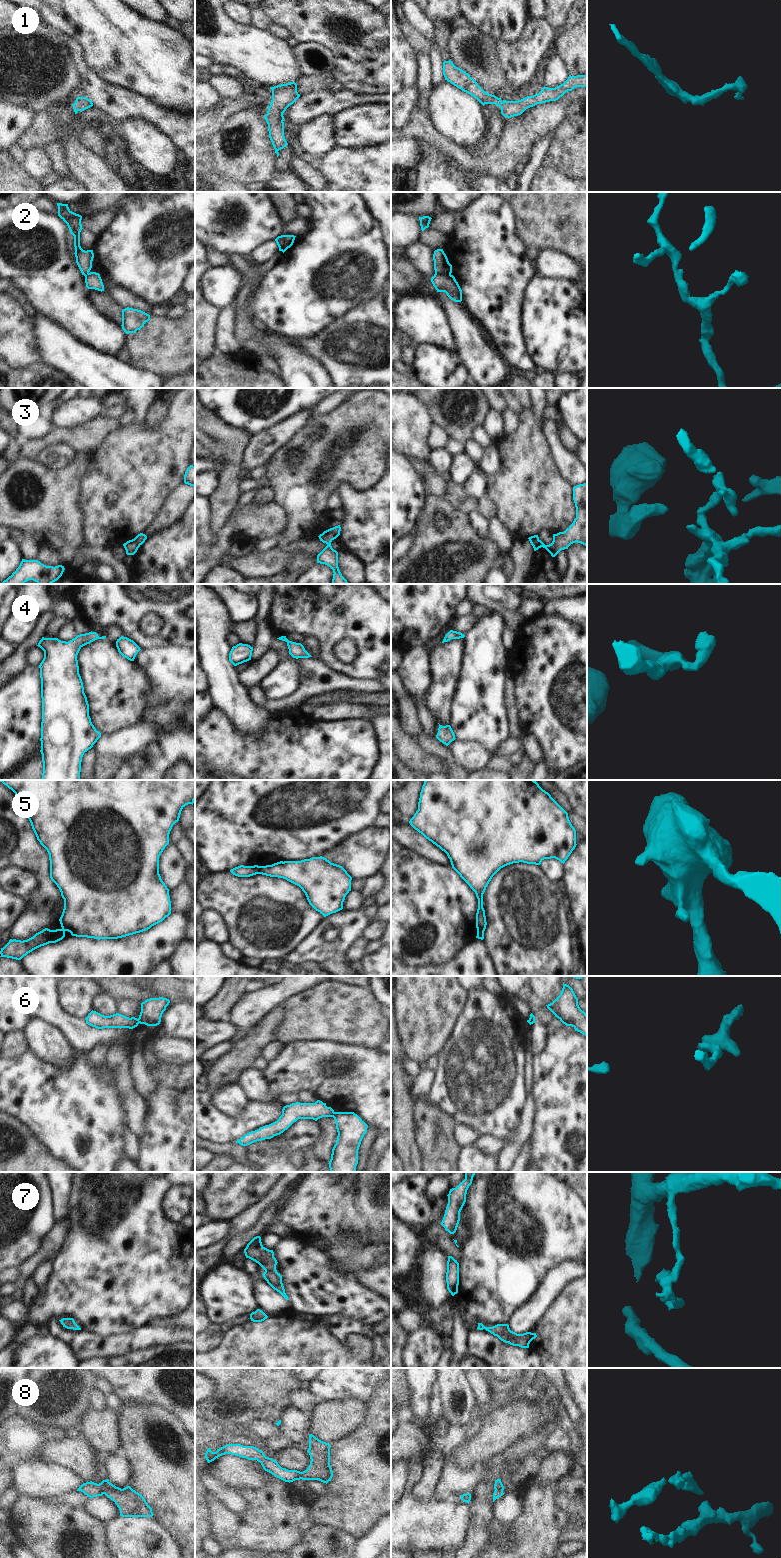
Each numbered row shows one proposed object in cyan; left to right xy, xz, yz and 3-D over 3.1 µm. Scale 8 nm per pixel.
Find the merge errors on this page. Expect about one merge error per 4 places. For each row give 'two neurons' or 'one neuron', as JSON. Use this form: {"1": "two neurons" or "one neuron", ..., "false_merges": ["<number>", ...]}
{"1": "one neuron", "2": "two neurons", "3": "one neuron", "4": "one neuron", "5": "two neurons", "6": "two neurons", "7": "one neuron", "8": "two neurons", "false_merges": ["2", "5", "6", "8"]}

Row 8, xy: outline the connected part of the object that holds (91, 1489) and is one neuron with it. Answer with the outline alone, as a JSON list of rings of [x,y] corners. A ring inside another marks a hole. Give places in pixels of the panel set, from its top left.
[[[108,1479],[103,1480],[101,1483],[97,1484],[92,1481],[83,1483],[77,1491],[83,1492],[90,1498],[102,1496],[107,1491],[117,1488],[115,1485],[109,1482]]]

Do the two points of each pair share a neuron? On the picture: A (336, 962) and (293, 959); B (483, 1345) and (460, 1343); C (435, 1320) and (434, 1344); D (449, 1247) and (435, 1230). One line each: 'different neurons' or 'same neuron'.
A: same neuron
B: different neurons
C: different neurons
D: same neuron

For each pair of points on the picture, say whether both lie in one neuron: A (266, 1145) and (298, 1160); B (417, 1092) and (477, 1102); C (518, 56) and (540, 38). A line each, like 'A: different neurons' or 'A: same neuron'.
A: same neuron
B: different neurons
C: same neuron

